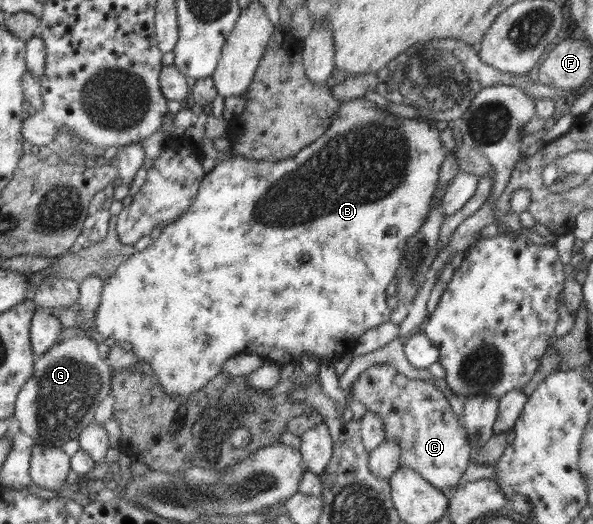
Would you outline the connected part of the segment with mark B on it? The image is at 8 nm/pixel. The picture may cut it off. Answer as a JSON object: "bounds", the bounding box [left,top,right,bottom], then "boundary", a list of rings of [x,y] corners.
{"bounds":[94,97,448,397],"boundary":[[[365,97],[353,98],[344,102],[340,102],[339,111],[333,119],[333,123],[329,125],[327,131],[318,137],[313,143],[310,143],[306,148],[297,152],[295,157],[291,159],[282,159],[281,161],[272,162],[270,159],[265,160],[252,160],[245,156],[225,156],[223,160],[217,161],[214,169],[204,175],[201,180],[195,201],[191,204],[191,207],[177,218],[173,223],[165,225],[161,230],[161,235],[157,239],[153,239],[153,244],[142,250],[141,252],[135,251],[134,256],[129,257],[117,271],[105,280],[104,288],[102,289],[101,301],[99,307],[94,313],[94,326],[98,333],[99,338],[109,341],[110,343],[119,344],[127,341],[131,343],[132,350],[137,358],[145,361],[149,369],[156,375],[161,387],[164,389],[164,393],[169,395],[180,395],[181,397],[189,396],[191,393],[195,393],[202,387],[205,387],[219,372],[222,371],[223,364],[230,357],[248,357],[263,359],[264,361],[271,361],[282,365],[284,363],[292,363],[303,354],[311,354],[315,356],[319,363],[333,364],[338,359],[341,359],[345,354],[352,354],[352,347],[357,343],[357,339],[361,337],[361,334],[366,329],[377,327],[382,323],[390,321],[389,305],[387,305],[387,297],[385,289],[392,279],[395,279],[397,275],[397,269],[399,269],[401,262],[401,256],[405,252],[405,246],[407,240],[413,237],[413,234],[417,233],[421,226],[425,223],[425,220],[430,214],[430,205],[432,205],[432,197],[436,191],[438,191],[438,177],[445,158],[448,154],[447,150],[441,143],[439,138],[439,131],[435,126],[435,121],[428,120],[419,121],[419,119],[406,119],[405,117],[397,117],[392,114],[388,109],[380,108],[377,104],[374,104],[370,100],[366,100]]]}

